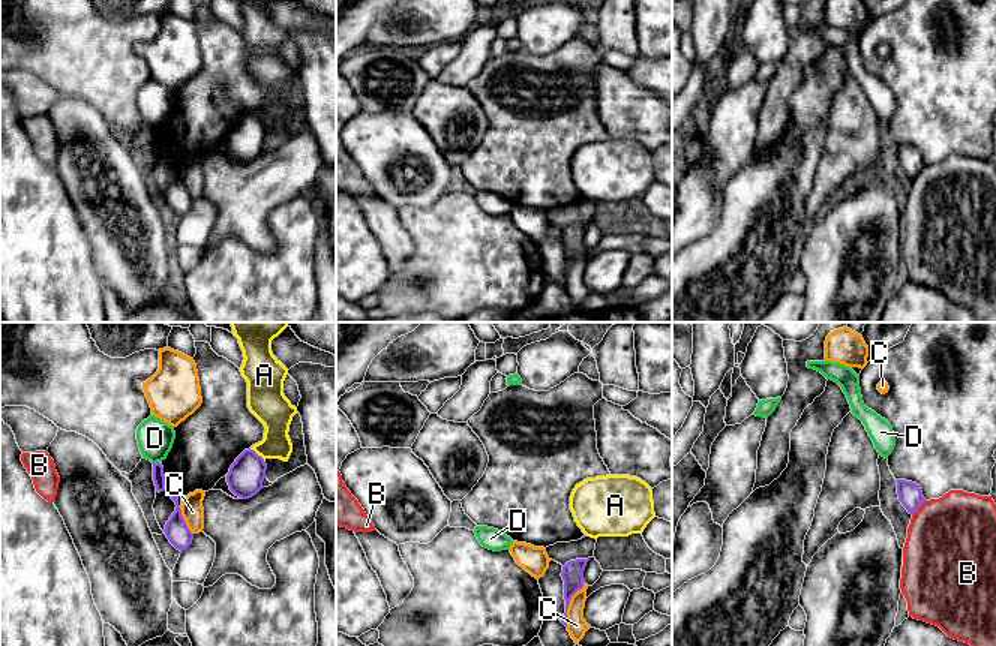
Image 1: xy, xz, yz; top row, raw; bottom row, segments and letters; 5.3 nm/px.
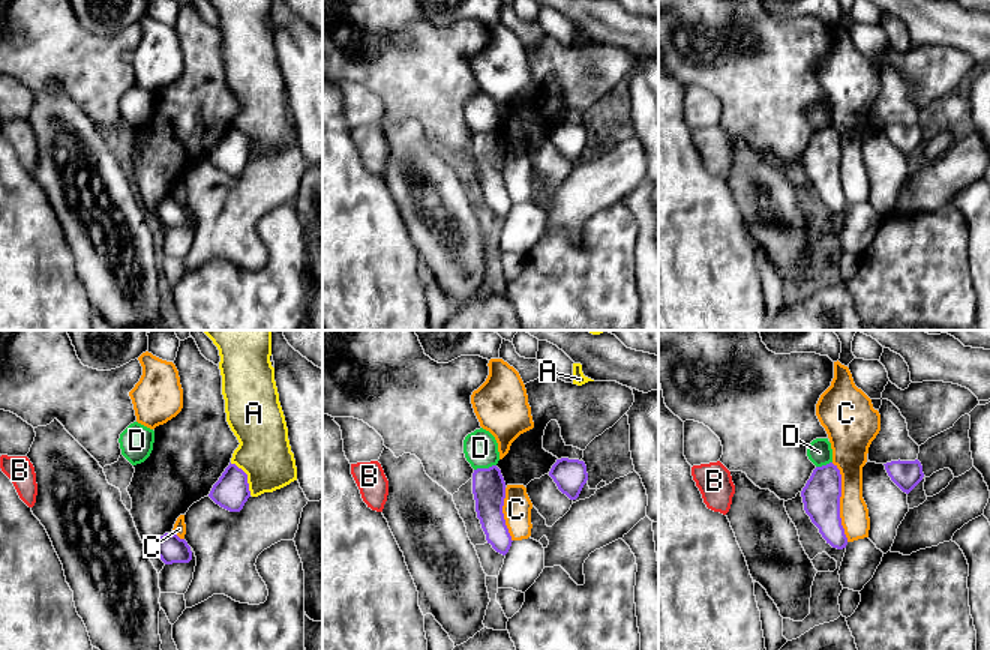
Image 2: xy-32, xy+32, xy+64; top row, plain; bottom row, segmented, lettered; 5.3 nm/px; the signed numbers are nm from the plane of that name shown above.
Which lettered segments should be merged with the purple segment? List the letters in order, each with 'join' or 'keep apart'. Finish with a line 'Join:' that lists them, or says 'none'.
A: keep apart
B: keep apart
C: keep apart
D: keep apart
Join: none

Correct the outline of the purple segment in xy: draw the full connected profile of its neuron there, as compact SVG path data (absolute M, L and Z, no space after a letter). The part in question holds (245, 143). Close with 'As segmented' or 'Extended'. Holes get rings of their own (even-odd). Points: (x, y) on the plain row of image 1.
M244 114L231 129L226 139L230 154L242 162L249 163L262 153L267 129L254 114Z. As segmented

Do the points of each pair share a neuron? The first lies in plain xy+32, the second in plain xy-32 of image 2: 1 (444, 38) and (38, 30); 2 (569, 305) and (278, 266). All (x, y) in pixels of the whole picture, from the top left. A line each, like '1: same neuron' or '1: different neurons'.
1: same neuron
2: same neuron

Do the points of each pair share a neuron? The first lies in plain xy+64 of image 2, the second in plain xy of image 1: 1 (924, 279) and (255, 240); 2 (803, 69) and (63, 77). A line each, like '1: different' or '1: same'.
1: different
2: same

